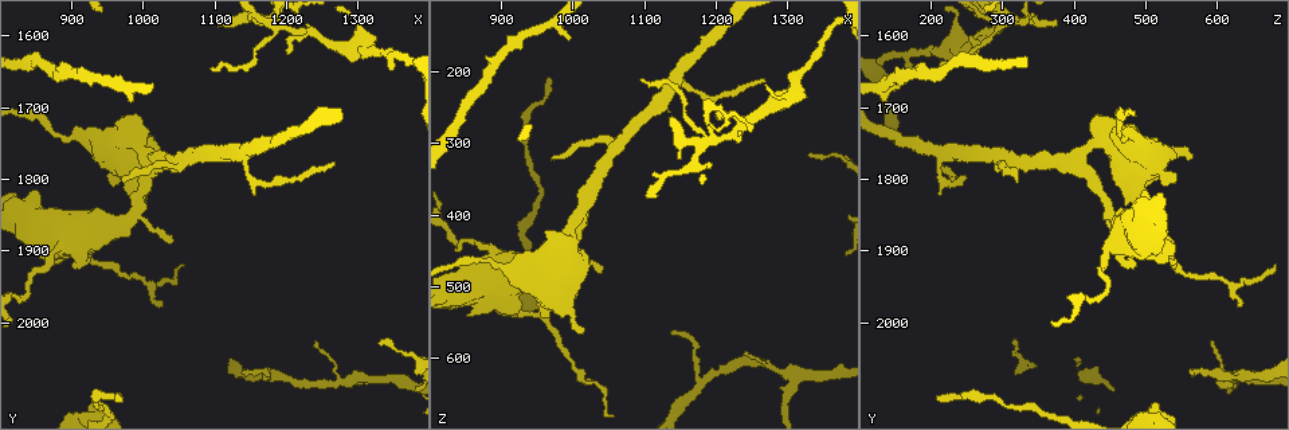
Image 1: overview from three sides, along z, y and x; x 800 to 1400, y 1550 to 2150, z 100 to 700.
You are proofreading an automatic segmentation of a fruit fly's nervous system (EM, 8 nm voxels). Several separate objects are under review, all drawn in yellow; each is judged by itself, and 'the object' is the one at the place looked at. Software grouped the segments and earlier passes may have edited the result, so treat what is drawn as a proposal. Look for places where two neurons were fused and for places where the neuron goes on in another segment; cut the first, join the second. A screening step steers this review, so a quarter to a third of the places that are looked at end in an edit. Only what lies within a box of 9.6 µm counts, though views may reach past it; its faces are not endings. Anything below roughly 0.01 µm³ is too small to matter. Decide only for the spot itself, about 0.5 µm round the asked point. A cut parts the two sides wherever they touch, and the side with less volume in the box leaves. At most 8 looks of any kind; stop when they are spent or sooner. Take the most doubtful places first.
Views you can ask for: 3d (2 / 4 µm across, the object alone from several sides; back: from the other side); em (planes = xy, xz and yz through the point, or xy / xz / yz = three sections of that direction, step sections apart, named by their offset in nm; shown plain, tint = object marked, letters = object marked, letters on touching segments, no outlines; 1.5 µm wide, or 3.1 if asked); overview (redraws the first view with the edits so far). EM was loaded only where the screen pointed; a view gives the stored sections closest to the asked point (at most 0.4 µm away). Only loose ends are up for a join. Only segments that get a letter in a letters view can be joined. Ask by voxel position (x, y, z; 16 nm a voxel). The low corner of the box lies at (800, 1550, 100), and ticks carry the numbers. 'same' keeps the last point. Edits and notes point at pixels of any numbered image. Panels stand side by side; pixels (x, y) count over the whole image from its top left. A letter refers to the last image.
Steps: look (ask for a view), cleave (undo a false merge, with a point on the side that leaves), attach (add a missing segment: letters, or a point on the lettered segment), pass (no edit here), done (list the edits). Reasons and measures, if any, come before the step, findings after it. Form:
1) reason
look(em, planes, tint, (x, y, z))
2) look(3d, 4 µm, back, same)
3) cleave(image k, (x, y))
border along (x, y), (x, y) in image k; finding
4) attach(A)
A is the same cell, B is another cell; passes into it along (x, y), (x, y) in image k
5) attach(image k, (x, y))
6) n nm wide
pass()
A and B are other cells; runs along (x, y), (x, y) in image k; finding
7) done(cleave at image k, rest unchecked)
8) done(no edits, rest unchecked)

sharp bend
look(3d, 2 µm, (990, 1845, 450))

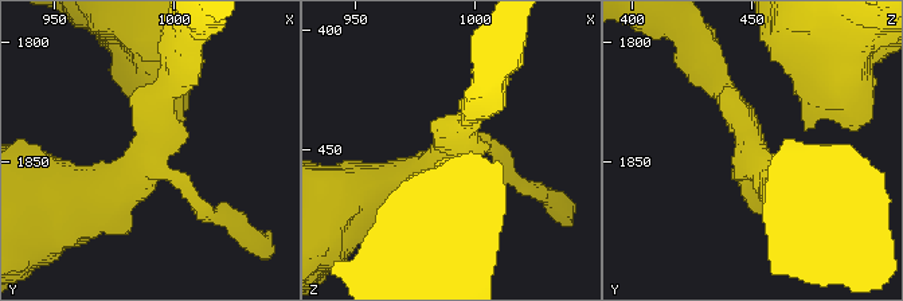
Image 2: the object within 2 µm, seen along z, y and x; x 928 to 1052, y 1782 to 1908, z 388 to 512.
look(em, planes, tint, (987, 1845, 451))

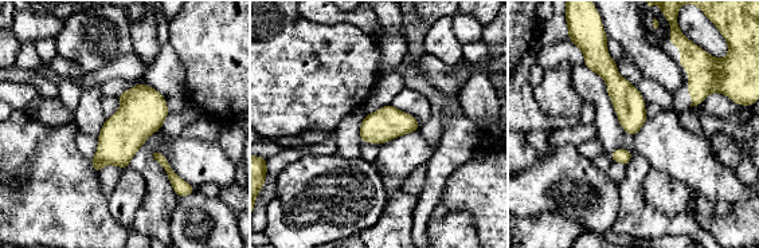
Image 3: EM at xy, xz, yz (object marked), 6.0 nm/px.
look(em, planes, letters, same)

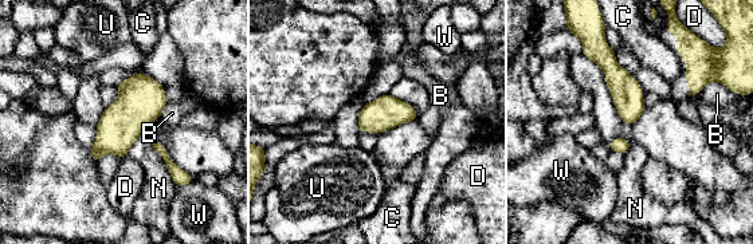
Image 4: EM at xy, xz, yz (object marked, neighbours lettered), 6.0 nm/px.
pass()
B, C, D, N, U and W are other cells; border along (151, 142), (176, 187) in image 4; one neuron here

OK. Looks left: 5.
end of a long branch
look(em, xy, step 8, letters, (970, 2110, 210))

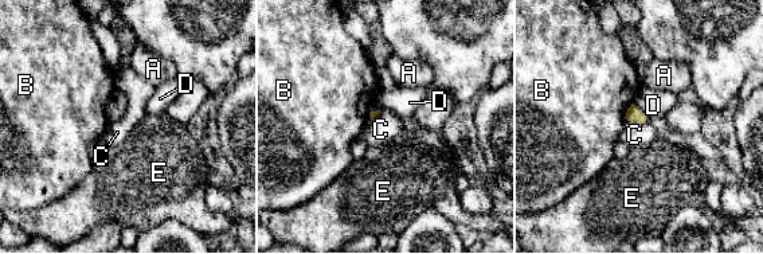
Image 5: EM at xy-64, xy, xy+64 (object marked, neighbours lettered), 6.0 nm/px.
pass()
A, B, C, D and E are other cells; border along (648, 118), (641, 122), (626, 122) in image 5; no lettered segment goes on from it

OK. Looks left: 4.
looks like a crossing
look(em, xz, step 4, tint, (1190, 1585, 295))

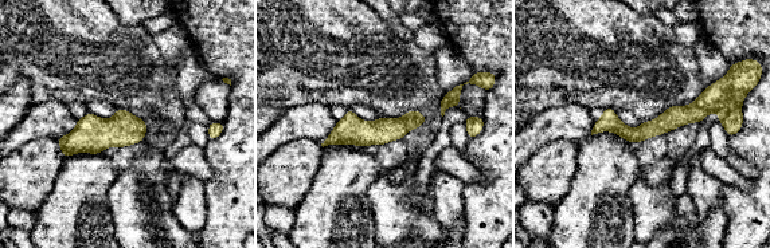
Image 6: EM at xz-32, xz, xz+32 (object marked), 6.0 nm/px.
another direction
look(em, planes, letters, same)

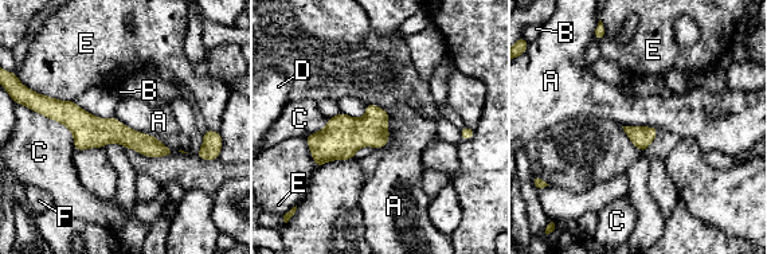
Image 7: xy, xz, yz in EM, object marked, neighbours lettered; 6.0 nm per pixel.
200 nm wide
pass()
A, B, C, D, E and F are other cells; border along (114, 117), (157, 139) in image 7; one neuron here

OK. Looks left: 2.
done(no edits, rest unchecked)

